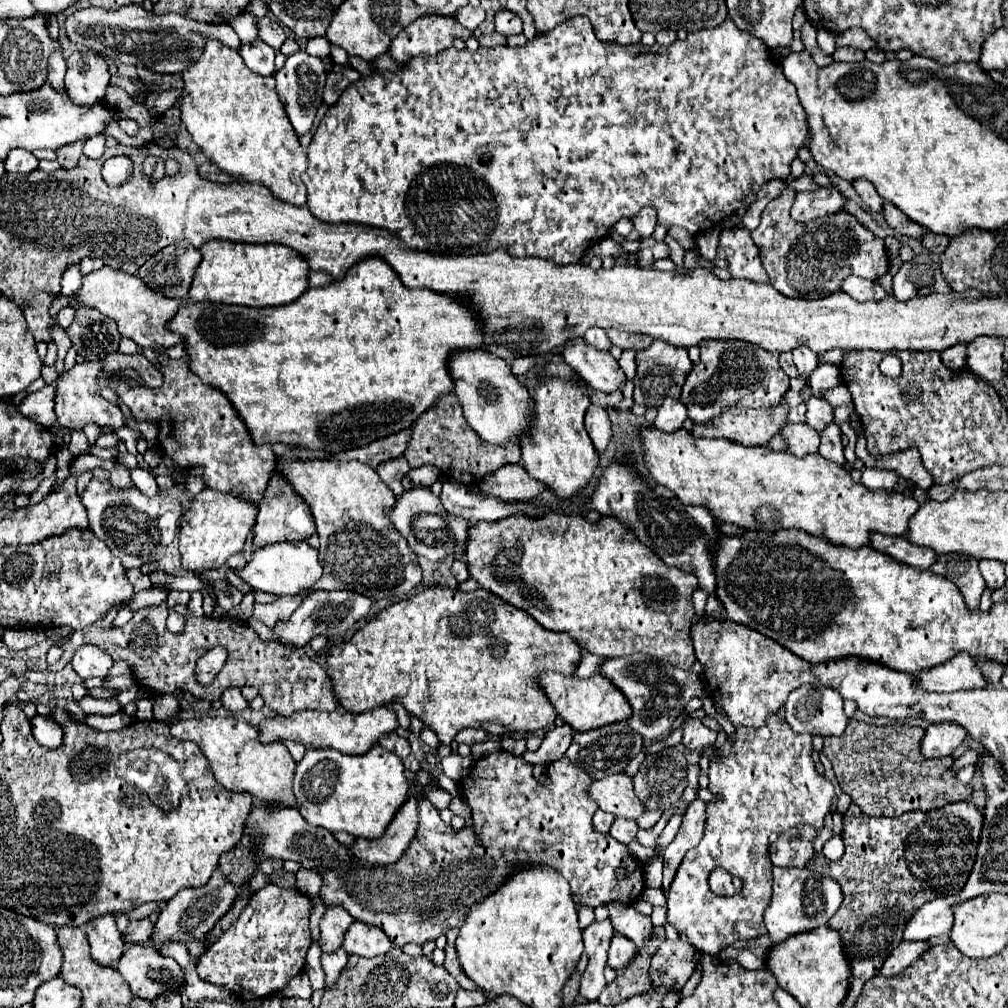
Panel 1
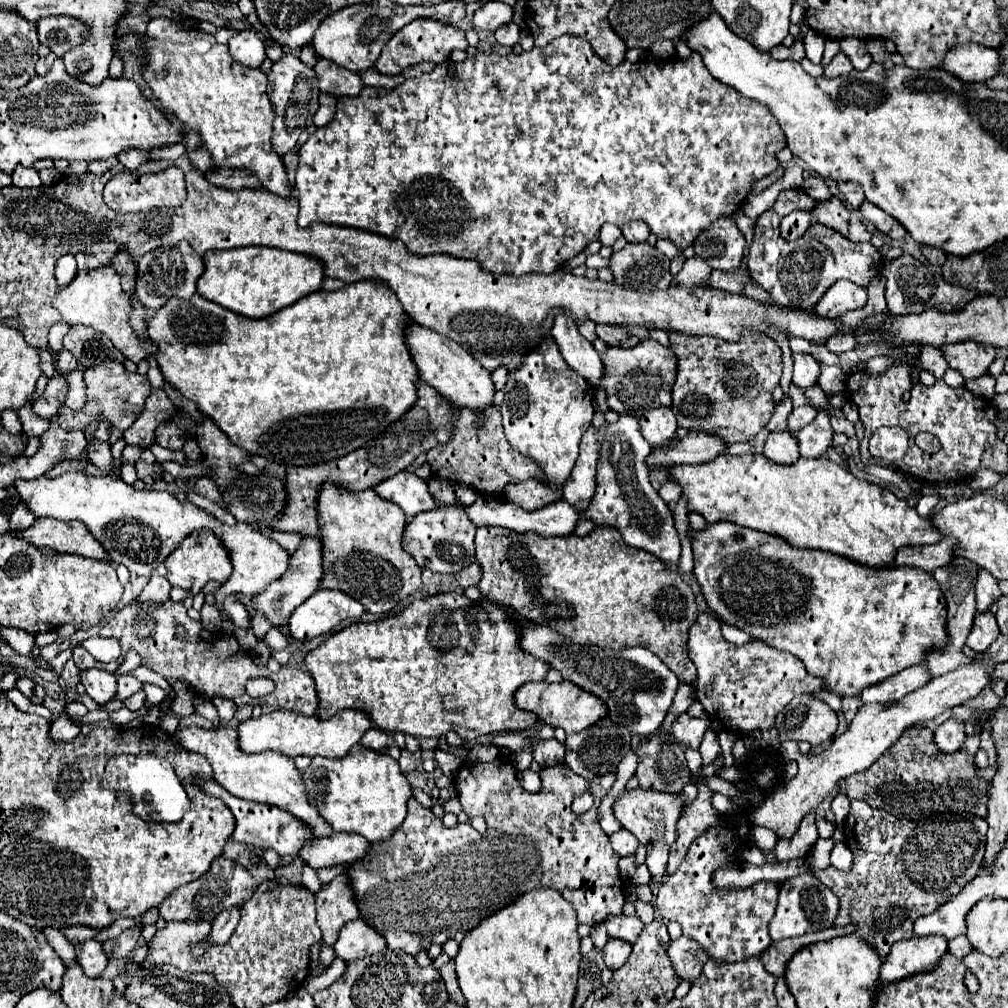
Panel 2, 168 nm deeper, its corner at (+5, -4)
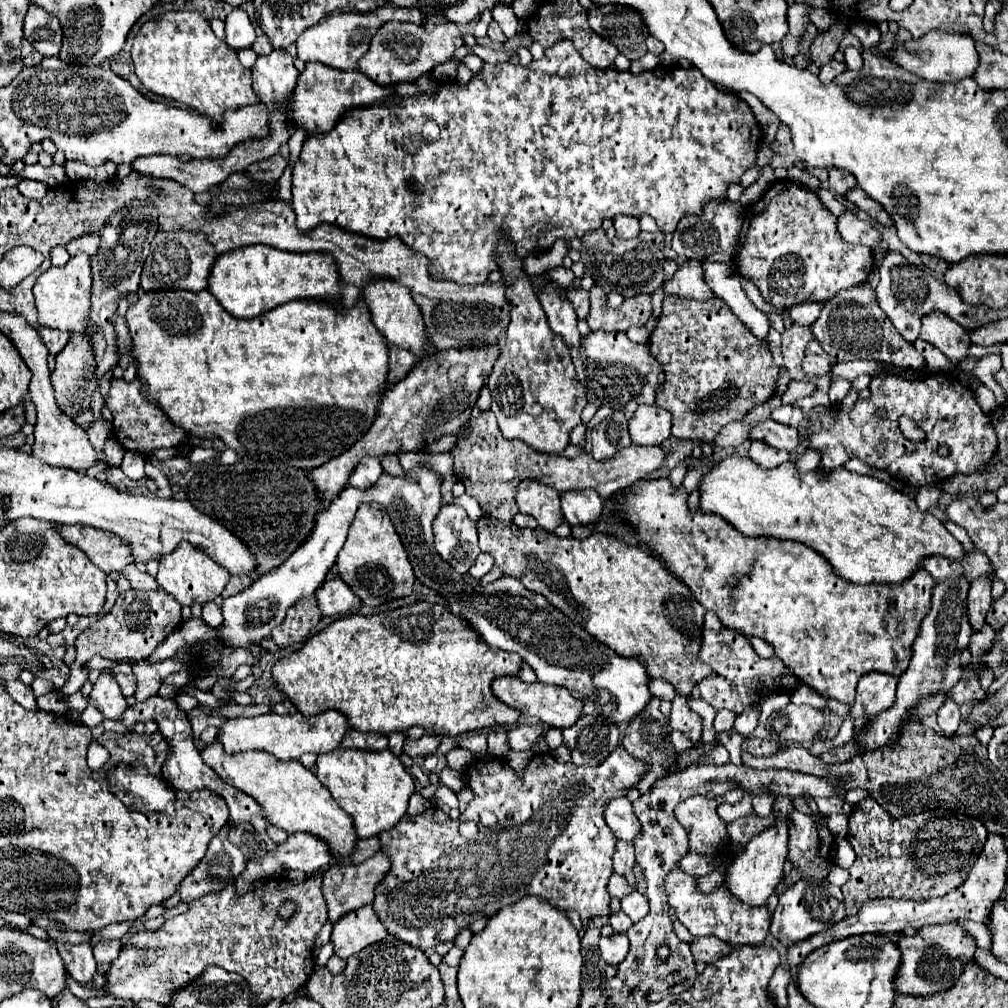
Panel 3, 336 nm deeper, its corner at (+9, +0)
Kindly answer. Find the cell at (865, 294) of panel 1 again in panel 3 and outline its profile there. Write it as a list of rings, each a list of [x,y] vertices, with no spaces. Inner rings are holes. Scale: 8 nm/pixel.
[[[810,302],[810,304],[796,304],[790,308],[790,318],[796,324],[808,326],[812,322],[816,322],[816,318],[820,316],[820,310],[824,308],[824,302]]]

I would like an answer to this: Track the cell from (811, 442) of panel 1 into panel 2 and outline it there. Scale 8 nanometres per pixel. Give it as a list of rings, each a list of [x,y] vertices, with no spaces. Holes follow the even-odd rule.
[[[788,430],[768,434],[762,454],[770,462],[782,464],[782,466],[790,466],[790,464],[794,464],[800,458],[800,454],[796,450],[796,442],[792,442],[792,436],[790,436]]]

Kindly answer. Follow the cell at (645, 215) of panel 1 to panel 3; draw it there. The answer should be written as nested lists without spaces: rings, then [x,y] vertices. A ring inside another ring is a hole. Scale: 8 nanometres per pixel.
[[[616,216],[614,228],[616,228],[616,236],[622,240],[630,240],[630,238],[636,238],[640,234],[638,218],[632,218],[632,216]]]

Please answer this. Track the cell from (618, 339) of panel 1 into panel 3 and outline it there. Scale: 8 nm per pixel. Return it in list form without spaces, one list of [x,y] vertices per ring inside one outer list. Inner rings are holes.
[[[592,286],[590,316],[588,316],[588,326],[592,330],[626,332],[630,326],[644,326],[652,314],[648,294],[636,294],[632,298],[626,298],[624,304],[618,308],[606,306],[604,298],[606,298],[606,292],[600,286]]]

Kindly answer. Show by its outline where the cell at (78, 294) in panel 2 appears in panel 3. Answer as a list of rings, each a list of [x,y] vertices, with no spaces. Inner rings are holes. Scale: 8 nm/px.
[[[76,254],[62,268],[50,268],[40,274],[34,284],[34,298],[38,308],[38,324],[42,328],[58,328],[66,332],[96,330],[96,324],[90,320],[92,310],[92,260],[88,254]]]

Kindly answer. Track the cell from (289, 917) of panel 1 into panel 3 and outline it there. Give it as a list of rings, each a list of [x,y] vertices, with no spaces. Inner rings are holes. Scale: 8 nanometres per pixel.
[[[310,876],[304,882],[270,878],[264,886],[256,886],[256,890],[244,896],[236,896],[230,884],[216,894],[192,901],[188,912],[166,920],[160,930],[140,930],[128,940],[106,972],[110,996],[128,1000],[146,998],[166,1006],[168,994],[174,988],[186,986],[208,964],[216,964],[246,978],[256,1004],[266,1006],[276,998],[282,1000],[304,986],[314,968],[314,936],[328,920],[320,884],[320,876]],[[286,902],[296,906],[290,918],[278,914],[278,908]]]

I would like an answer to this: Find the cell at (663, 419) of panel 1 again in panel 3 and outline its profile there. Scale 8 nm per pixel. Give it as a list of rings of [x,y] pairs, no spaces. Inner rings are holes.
[[[656,404],[638,406],[628,422],[630,438],[640,446],[658,446],[670,436],[670,414]]]

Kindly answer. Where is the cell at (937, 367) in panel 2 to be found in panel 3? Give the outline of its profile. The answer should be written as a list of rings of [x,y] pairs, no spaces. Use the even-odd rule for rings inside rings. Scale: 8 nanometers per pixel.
[[[868,282],[854,286],[852,290],[842,290],[836,294],[836,298],[830,298],[820,318],[812,326],[816,340],[820,346],[834,356],[838,362],[848,360],[876,360],[876,362],[892,362],[902,368],[912,370],[924,370],[924,358],[912,348],[910,342],[906,342],[900,332],[892,326],[890,318],[880,310],[876,302],[876,292],[870,288]]]

